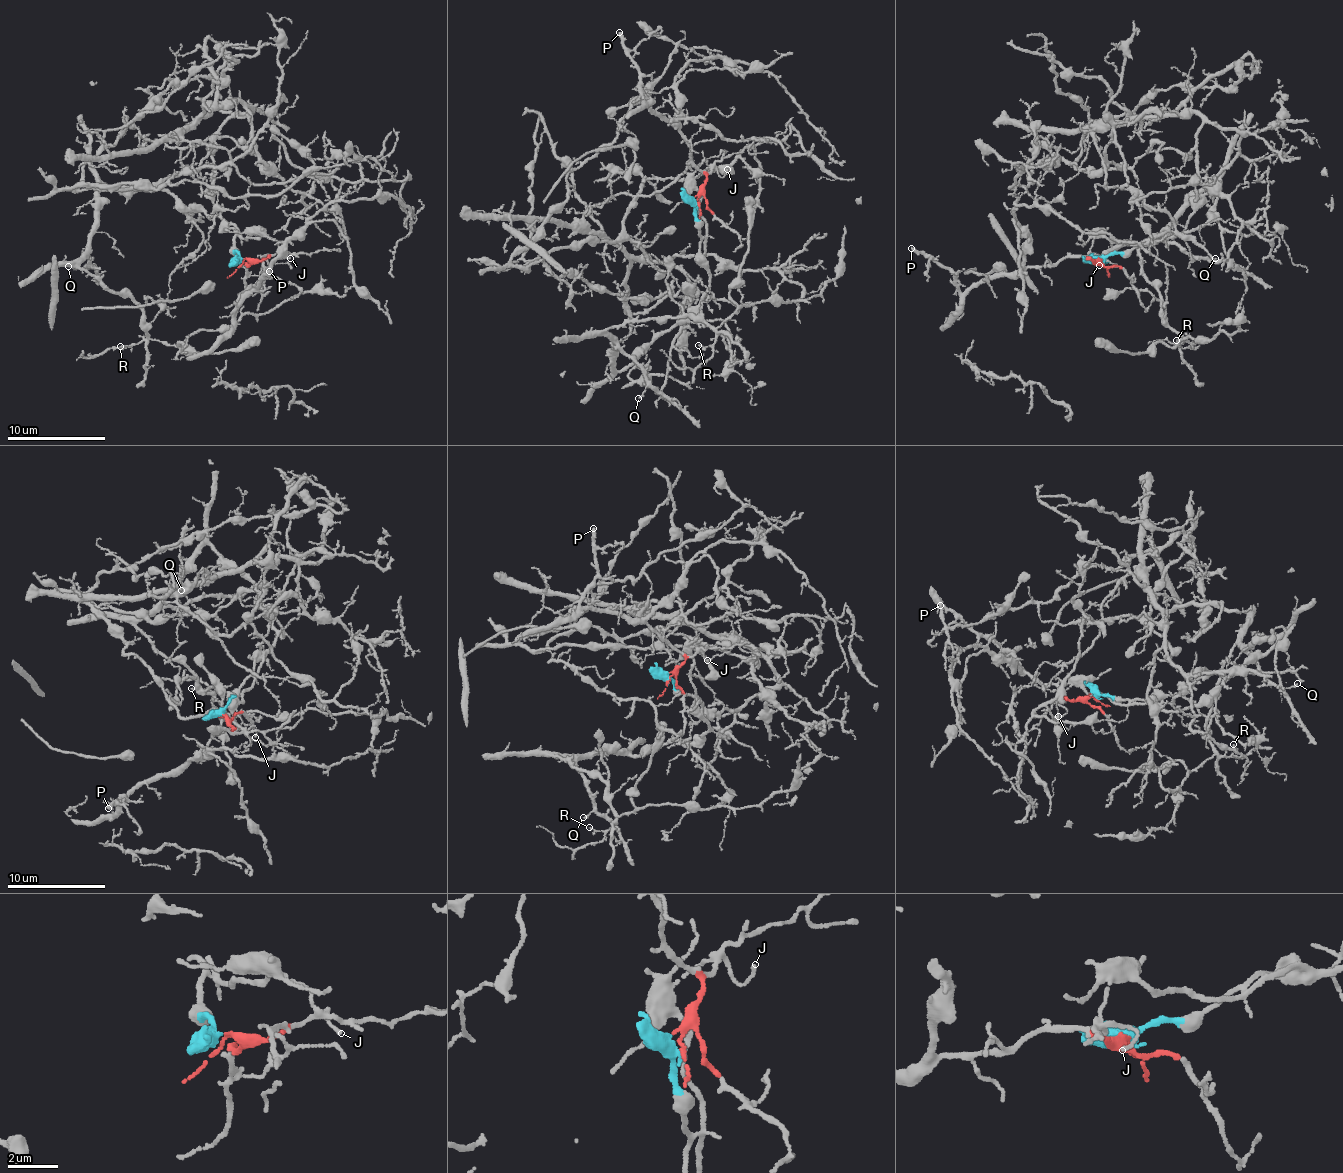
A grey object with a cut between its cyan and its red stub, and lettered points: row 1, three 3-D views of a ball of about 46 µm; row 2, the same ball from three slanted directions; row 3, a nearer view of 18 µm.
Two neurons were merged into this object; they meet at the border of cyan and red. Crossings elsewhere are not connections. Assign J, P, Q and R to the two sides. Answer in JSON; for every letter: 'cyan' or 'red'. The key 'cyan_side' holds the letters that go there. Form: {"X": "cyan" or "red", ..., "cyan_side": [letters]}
{"J": "red", "P": "red", "Q": "cyan", "R": "cyan", "cyan_side": ["Q", "R"]}

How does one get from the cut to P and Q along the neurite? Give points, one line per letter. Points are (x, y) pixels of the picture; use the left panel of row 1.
P: (244, 259), (267, 258), (263, 258), (266, 268), (260, 282), (241, 291), (233, 312), (269, 270)
Q: (242, 259), (231, 251), (236, 226), (187, 206), (167, 191), (109, 188), (100, 183), (87, 266), (67, 267)

